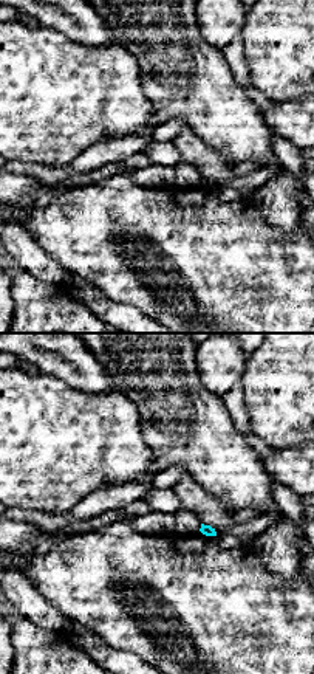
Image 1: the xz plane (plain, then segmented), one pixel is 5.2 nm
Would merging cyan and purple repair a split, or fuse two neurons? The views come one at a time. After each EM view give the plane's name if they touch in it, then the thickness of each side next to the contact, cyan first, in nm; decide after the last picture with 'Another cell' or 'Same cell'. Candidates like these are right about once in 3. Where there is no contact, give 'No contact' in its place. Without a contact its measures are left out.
No contact

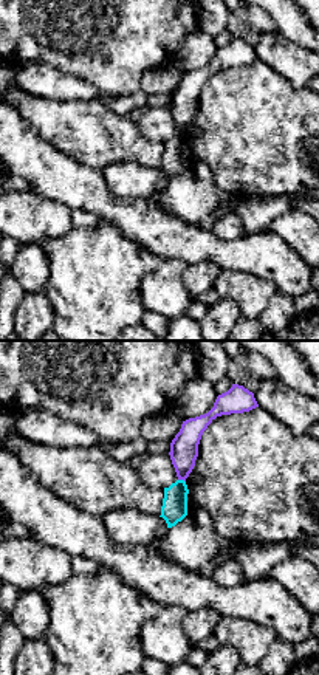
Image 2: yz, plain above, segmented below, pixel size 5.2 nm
Touches cyan in yz. Thickness 140 nm (cyan) against 140 nm

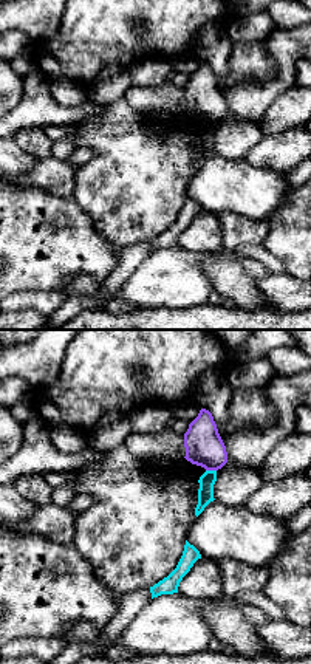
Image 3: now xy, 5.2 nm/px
Touches cyan in xy. Thickness 80 nm (cyan) against 200 nm

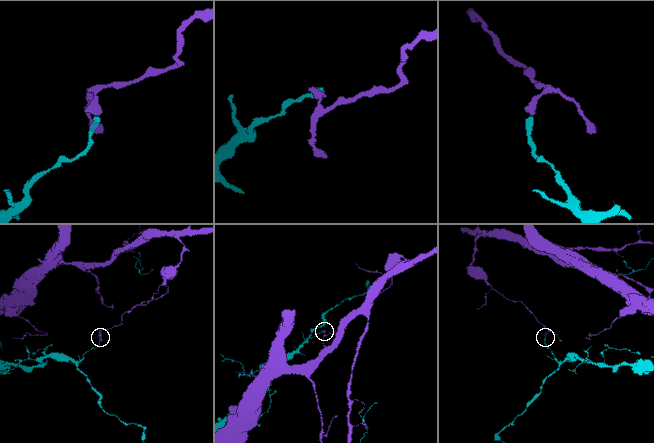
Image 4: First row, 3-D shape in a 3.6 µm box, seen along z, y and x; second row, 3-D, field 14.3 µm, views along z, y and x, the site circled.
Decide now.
Another cell

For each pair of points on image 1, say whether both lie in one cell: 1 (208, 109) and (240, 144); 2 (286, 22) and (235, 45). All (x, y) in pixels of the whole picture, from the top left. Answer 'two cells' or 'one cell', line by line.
1: one cell
2: two cells

